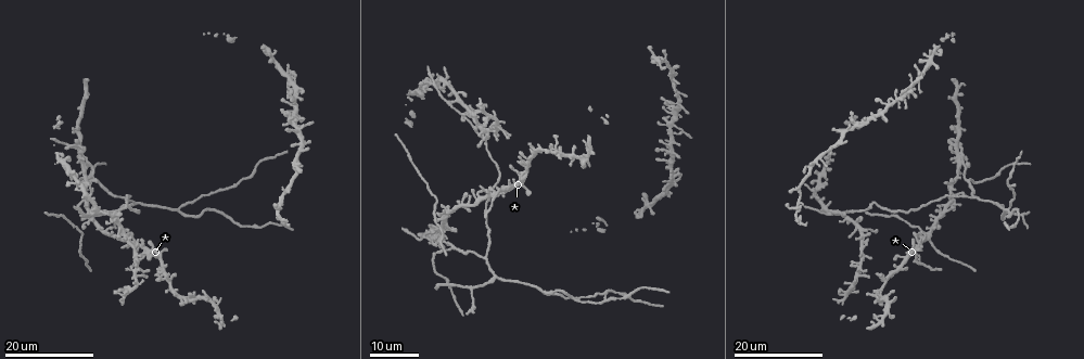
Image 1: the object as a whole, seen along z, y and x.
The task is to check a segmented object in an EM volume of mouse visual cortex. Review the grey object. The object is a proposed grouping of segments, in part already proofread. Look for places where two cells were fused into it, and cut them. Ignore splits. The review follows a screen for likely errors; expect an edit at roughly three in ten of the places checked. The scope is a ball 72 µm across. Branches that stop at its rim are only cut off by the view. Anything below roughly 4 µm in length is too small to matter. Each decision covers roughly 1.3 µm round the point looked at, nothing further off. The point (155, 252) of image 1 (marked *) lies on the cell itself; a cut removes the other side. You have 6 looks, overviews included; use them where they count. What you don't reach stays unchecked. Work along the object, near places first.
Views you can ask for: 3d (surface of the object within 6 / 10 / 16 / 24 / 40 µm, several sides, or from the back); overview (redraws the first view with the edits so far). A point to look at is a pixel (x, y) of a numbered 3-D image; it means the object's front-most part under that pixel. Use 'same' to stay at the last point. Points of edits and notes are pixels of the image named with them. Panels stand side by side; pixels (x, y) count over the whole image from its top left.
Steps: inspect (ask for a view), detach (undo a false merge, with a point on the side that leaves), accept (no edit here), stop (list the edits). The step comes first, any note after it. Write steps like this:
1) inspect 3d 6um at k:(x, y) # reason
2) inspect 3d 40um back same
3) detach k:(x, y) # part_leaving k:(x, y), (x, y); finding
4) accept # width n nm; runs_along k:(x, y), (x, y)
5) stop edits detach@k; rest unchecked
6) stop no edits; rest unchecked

inspect 3d 24um at 1:(446, 212) # thin arm on a thick one

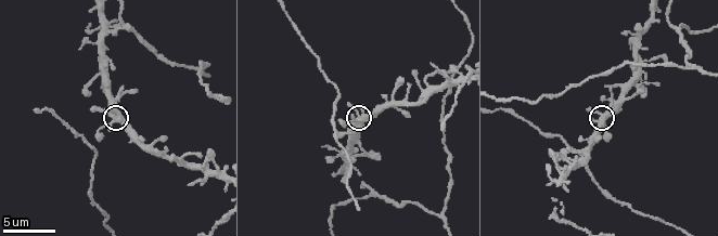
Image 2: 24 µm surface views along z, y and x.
inspect 3d 6um at 2:(113, 121)

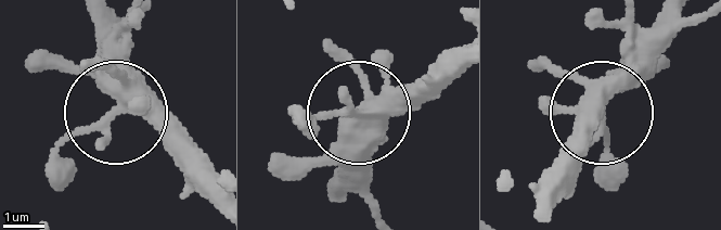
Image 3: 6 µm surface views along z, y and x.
accept # runs_along 3:(456, 48), (374, 106), (295, 120); one cell here

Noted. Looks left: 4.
inspect 3d 24um at 1:(544, 292) # three-way junction

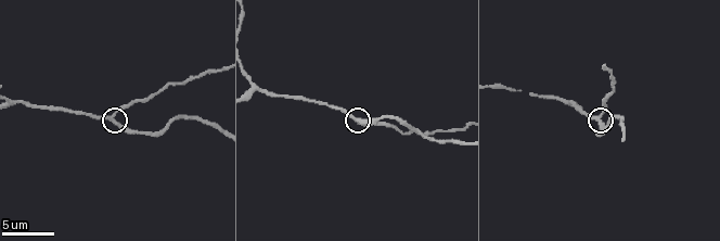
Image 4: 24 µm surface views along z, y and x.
inspect 3d 10um at 4:(110, 116)

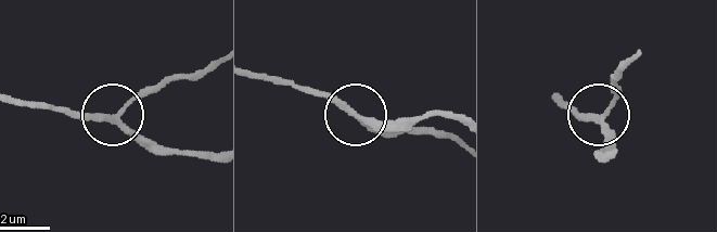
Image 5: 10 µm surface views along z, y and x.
accept # width 220 nm; all the same cell

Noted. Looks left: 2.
inspect 3d 24um at 1:(78, 144) # small branch off a trunk

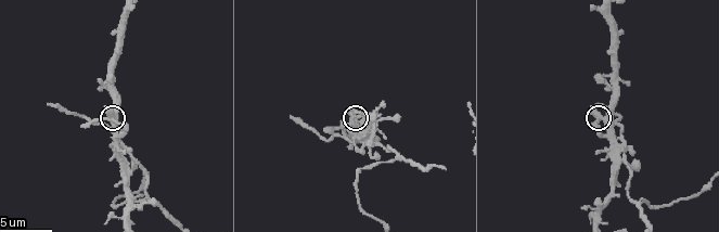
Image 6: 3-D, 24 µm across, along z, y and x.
inspect 3d 10um at 6:(603, 119) # zoom in

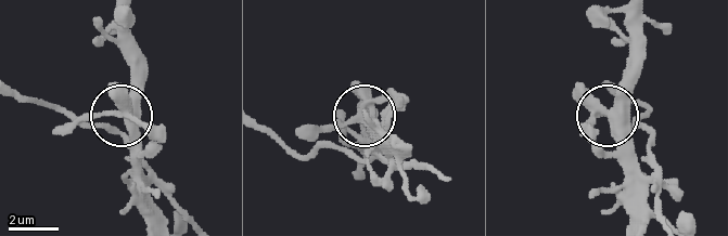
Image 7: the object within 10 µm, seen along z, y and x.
accept # arms 5; runs_along 7:(631, 214), (625, 141), (607, 116), (641, 116); all the same cell

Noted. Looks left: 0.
stop no edits; rest unchecked

